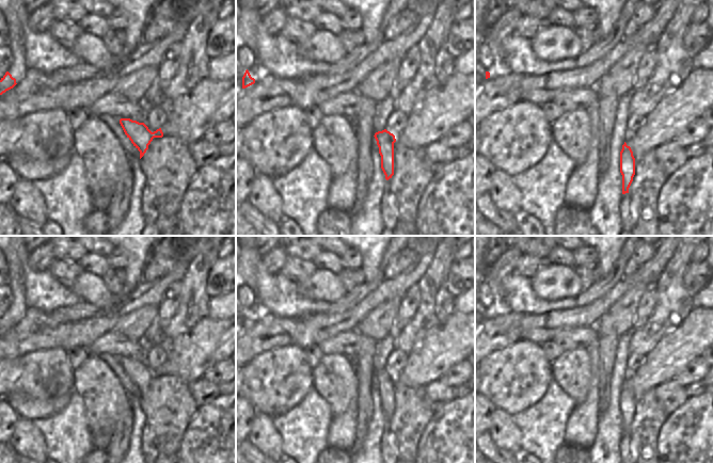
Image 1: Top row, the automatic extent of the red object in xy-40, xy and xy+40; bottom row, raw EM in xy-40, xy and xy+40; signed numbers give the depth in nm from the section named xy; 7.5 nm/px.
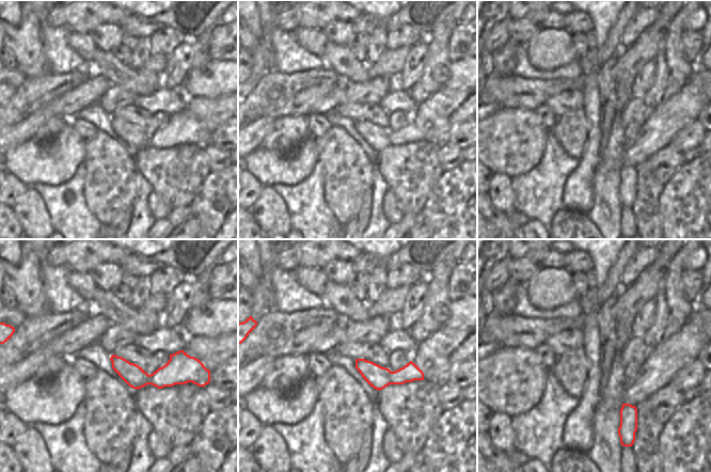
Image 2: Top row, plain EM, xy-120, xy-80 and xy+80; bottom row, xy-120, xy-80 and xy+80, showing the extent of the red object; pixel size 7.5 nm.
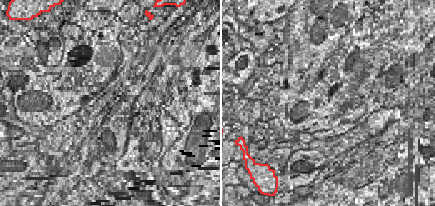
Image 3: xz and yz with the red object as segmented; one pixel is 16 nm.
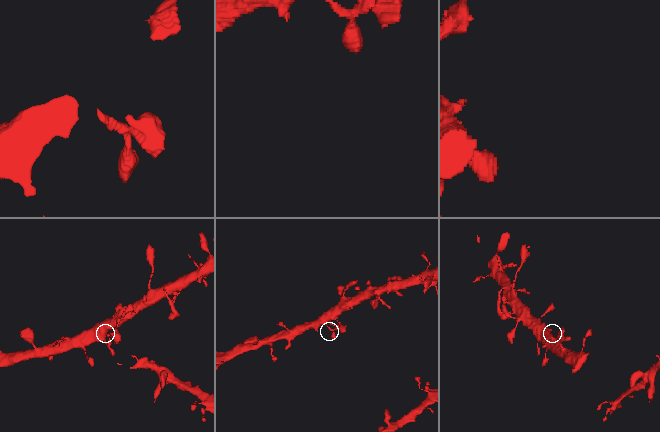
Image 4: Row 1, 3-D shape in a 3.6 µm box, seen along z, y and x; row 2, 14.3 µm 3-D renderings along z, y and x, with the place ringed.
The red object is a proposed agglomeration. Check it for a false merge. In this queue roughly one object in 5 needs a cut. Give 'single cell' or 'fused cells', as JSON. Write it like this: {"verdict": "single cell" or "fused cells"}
{"verdict": "single cell"}

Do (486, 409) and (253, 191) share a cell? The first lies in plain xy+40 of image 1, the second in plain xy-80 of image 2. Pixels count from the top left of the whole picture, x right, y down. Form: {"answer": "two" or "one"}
{"answer": "one"}

